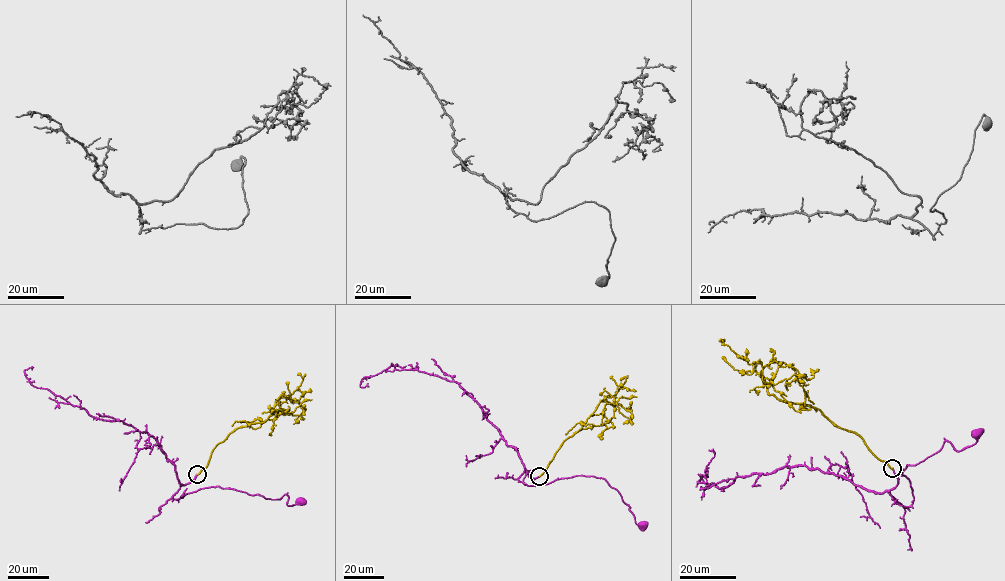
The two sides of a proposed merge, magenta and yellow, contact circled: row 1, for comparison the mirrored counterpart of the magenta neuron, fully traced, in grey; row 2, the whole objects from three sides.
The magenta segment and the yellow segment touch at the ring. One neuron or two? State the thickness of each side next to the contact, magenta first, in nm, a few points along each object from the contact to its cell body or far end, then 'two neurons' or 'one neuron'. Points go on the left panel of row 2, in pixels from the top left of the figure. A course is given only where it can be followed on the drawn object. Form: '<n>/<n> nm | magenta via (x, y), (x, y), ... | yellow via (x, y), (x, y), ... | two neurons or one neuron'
320/280 nm | magenta via (197, 474), (173, 498), (218, 486), (266, 499), (287, 495), (290, 506), (301, 500) | yellow via (197, 474), (217, 444), (238, 428), (264, 421), (277, 400), (297, 400), (304, 408), (293, 424) | one neuron

